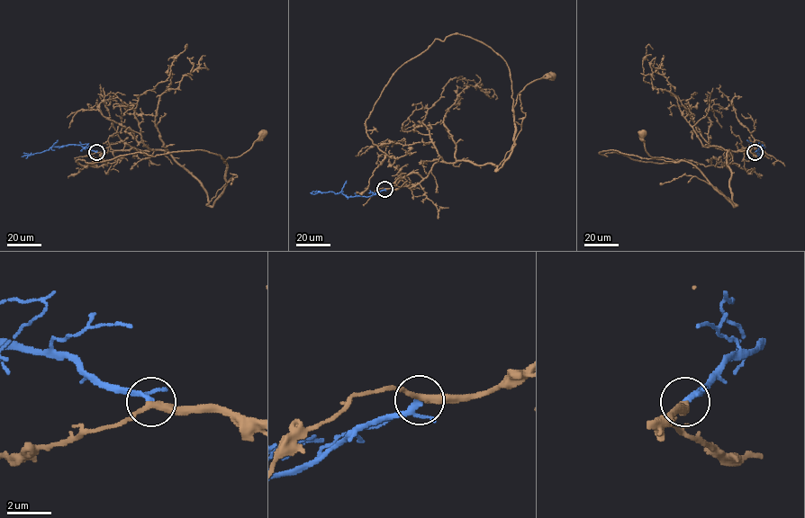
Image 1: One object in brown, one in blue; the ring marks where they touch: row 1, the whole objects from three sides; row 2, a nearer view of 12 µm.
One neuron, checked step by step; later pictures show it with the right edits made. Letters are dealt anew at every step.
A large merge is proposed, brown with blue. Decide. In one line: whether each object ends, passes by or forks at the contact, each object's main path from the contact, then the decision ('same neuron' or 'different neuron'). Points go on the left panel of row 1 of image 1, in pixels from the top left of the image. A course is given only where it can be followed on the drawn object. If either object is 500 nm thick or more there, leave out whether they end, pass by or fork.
brown passes by; blue passes by; brown runs (95, 152), (165, 150), (199, 183), (206, 205), (212, 206), (226, 184), (223, 162), (246, 152), (263, 133); blue runs (95, 152), (79, 145), (67, 145), (22, 156); same neuron

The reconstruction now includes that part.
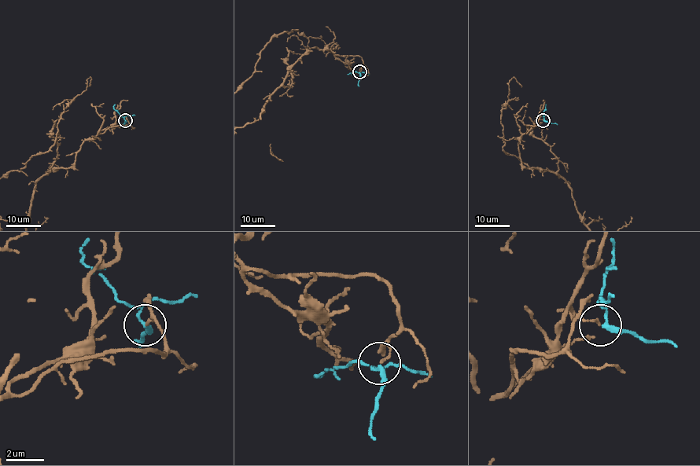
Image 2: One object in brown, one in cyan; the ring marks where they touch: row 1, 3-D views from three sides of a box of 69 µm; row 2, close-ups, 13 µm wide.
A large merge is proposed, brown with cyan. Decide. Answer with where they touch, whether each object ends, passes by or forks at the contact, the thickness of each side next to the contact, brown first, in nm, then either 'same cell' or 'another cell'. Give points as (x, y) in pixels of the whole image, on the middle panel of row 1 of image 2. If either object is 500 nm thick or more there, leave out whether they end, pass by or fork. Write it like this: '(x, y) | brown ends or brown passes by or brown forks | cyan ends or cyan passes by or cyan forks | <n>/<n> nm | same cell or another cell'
(359, 71) | brown ends | cyan passes by | 120/200 nm | another cell

